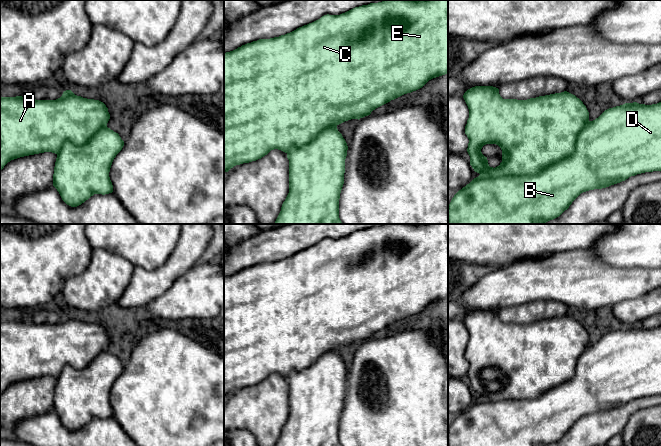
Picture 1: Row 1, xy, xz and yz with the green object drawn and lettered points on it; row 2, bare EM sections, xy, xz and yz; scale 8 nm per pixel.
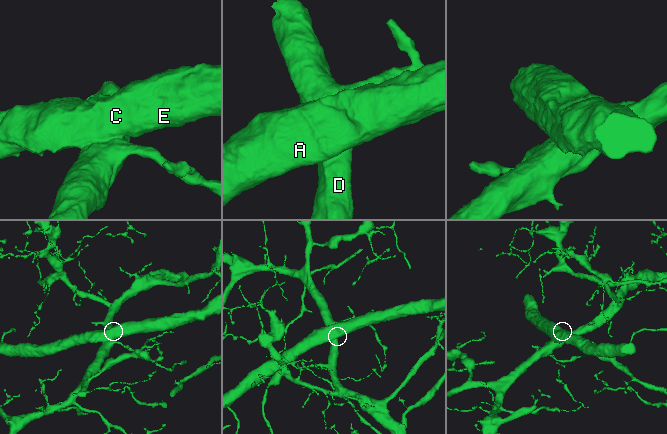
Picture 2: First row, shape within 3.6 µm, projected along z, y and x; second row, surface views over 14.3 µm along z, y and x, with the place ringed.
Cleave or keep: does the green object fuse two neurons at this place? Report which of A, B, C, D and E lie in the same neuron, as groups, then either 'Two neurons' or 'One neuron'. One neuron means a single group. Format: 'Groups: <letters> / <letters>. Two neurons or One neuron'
Groups: A C E / B D. Two neurons

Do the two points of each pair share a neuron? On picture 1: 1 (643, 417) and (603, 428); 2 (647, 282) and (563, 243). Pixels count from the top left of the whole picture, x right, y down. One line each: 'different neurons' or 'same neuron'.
1: different neurons
2: different neurons

